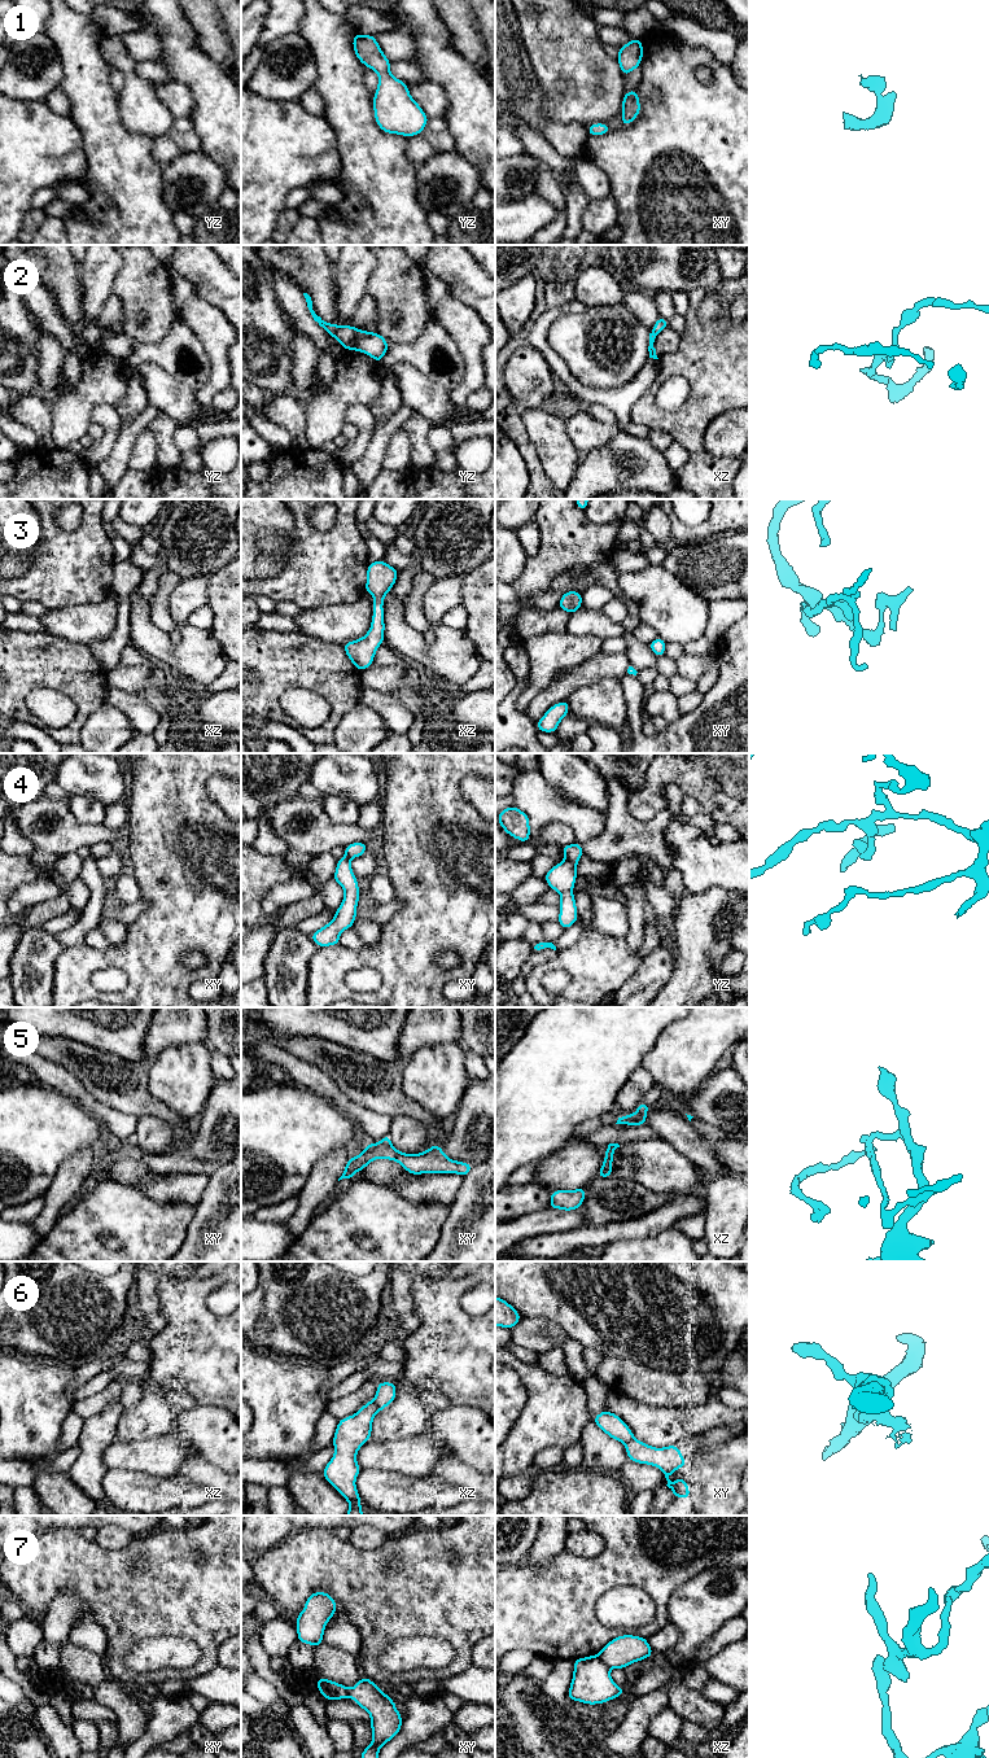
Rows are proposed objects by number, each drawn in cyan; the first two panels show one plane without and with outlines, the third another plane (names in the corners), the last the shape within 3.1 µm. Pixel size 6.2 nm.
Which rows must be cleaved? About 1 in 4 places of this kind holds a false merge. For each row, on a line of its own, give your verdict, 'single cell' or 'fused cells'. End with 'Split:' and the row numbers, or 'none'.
1: single cell
2: single cell
3: single cell
4: single cell
5: fused cells
6: fused cells
7: fused cells
Split: 5, 6, 7

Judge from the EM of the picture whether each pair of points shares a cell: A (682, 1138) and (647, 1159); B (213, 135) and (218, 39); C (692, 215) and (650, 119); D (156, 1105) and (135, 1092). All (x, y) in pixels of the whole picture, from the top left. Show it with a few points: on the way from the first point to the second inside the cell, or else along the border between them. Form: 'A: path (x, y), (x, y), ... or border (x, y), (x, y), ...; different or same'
A: border (660, 1137), (695, 1164); different
B: border (196, 39), (202, 52), (227, 66); different
C: path (692, 192), (692, 162), (673, 143); same
D: path (151, 1105), (140, 1097); same

